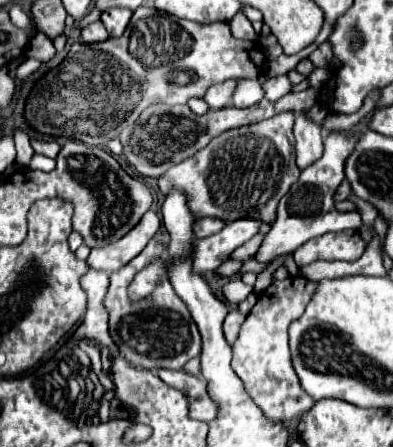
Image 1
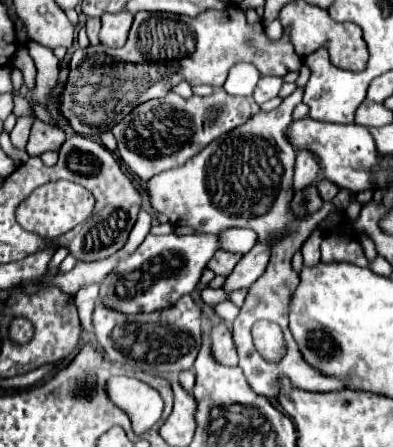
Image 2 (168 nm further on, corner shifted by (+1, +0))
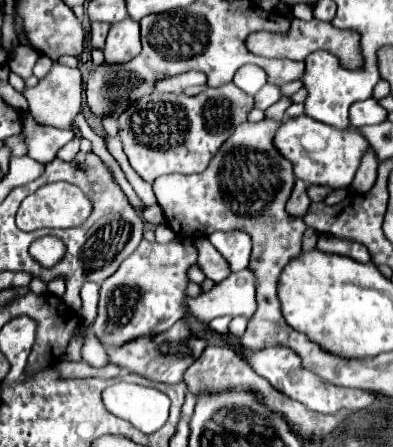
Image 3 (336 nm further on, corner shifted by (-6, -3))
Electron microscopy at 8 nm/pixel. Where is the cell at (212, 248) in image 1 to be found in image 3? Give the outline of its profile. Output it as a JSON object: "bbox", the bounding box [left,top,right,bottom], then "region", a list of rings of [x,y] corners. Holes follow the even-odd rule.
{"bbox":[92,239,198,345],"region":[[[146,239],[138,249],[122,261],[118,271],[110,275],[100,289],[98,317],[92,325],[98,341],[108,345],[124,345],[136,337],[156,335],[168,331],[180,317],[184,317],[184,289],[188,281],[188,267],[196,263],[198,251],[194,245],[184,243],[148,243]]]}

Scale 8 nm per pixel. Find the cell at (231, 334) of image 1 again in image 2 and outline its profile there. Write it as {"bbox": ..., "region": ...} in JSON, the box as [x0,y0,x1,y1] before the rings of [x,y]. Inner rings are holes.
{"bbox":[211,322,237,366],"region":[[[219,322],[211,330],[211,342],[213,342],[213,356],[217,362],[225,366],[237,366],[237,346],[233,342],[233,334],[227,324]]]}

